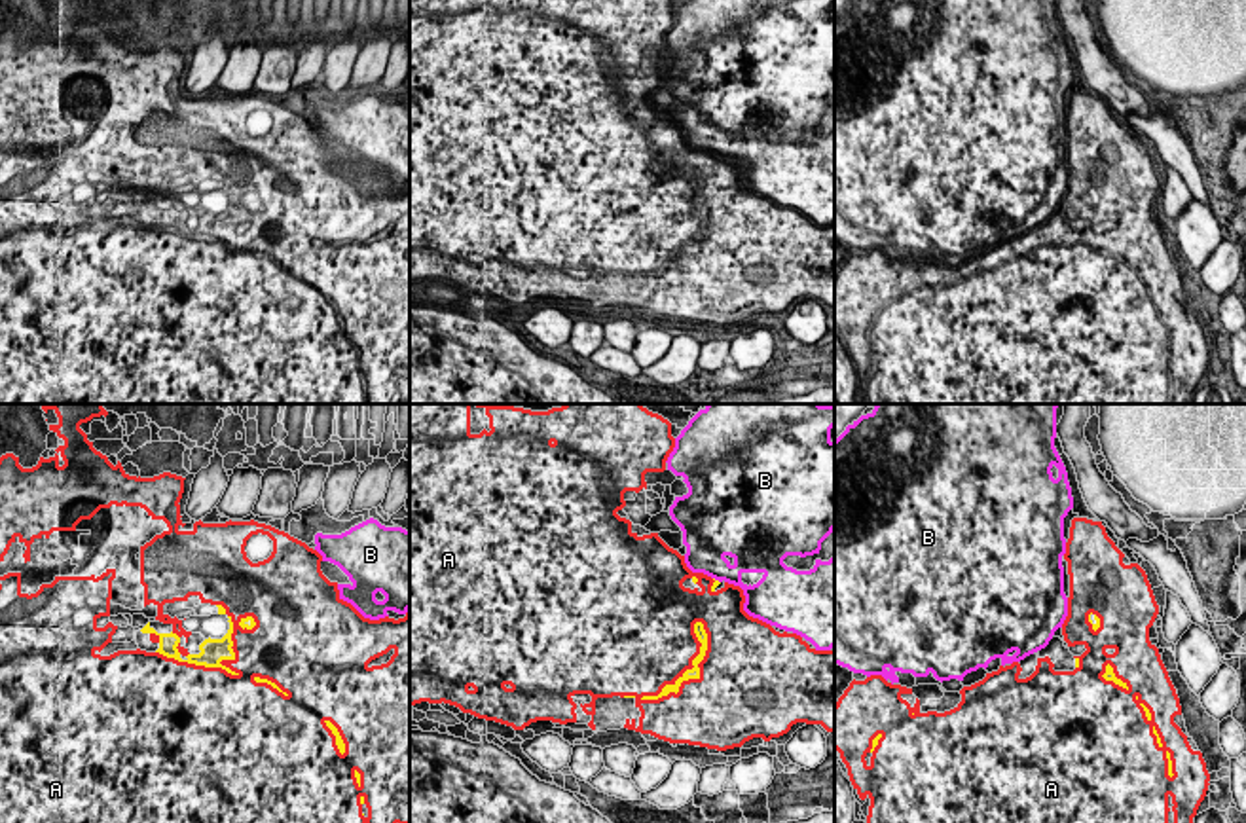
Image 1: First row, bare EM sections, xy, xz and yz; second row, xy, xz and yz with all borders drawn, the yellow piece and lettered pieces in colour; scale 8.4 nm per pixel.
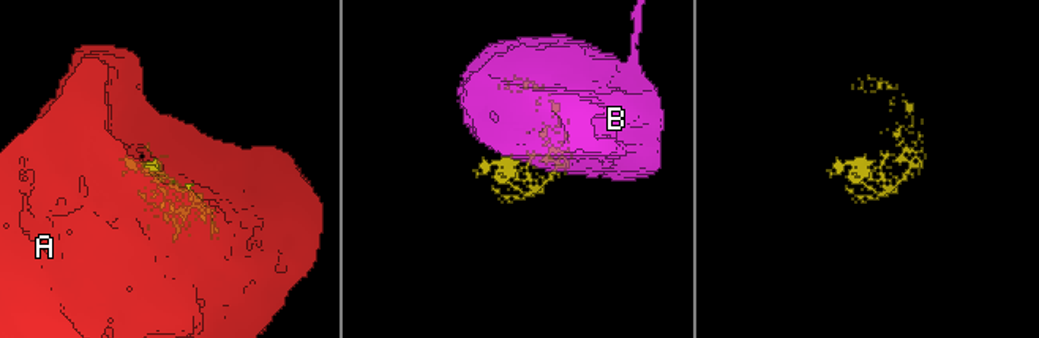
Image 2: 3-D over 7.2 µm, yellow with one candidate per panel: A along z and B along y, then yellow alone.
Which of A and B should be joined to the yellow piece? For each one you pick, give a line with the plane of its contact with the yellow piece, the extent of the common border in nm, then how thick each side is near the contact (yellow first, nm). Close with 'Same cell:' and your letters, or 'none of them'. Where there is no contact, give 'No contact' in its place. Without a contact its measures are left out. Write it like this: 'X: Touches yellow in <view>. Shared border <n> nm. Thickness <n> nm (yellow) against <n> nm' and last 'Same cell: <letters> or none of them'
A: Touches yellow in xz. Shared border 850 nm. Thickness 100 nm (yellow) against 480 nm
Same cell: A

